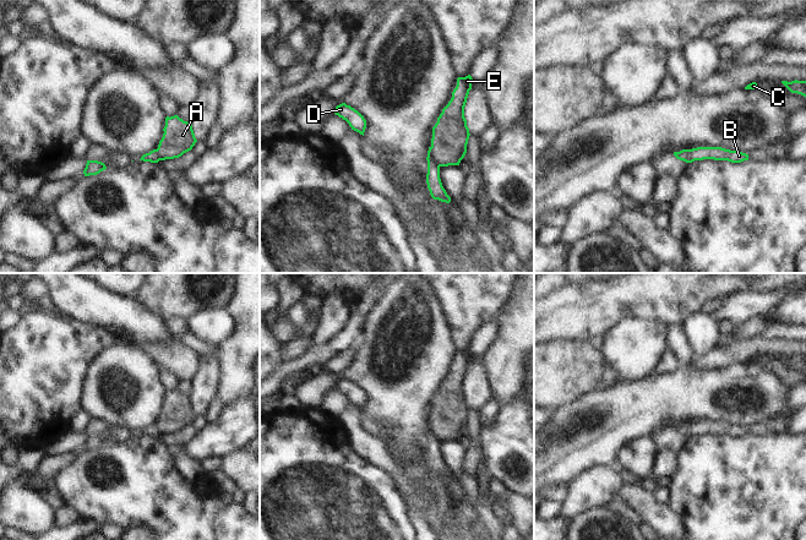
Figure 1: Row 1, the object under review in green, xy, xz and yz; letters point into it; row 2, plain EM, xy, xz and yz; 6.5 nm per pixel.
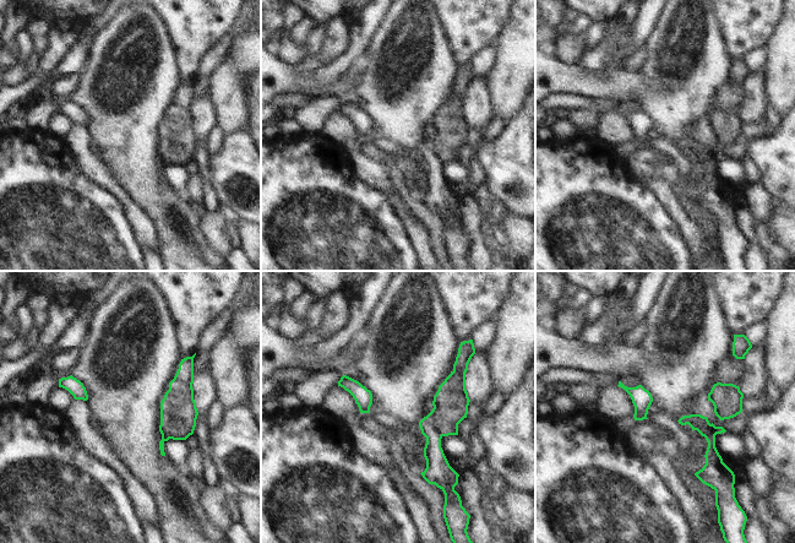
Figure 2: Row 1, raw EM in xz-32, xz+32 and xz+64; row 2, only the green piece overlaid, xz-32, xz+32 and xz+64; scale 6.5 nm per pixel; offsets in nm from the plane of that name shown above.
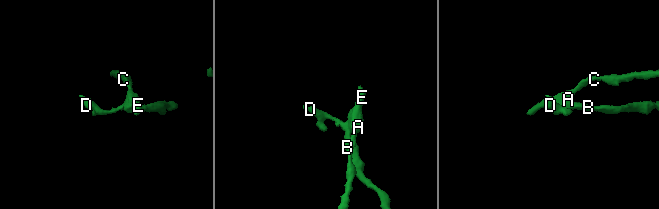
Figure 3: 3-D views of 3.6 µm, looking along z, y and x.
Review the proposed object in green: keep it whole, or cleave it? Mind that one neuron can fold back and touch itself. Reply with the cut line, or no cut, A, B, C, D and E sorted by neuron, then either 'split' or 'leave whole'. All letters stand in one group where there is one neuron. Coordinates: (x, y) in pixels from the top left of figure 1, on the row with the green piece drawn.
xz (430, 147), (431, 156), (440, 165) | A C E / B D | split

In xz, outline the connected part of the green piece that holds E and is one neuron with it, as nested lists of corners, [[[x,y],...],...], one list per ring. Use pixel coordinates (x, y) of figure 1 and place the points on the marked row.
[[[470,75],[457,78],[452,98],[432,127],[431,154],[440,167],[459,165],[467,153],[470,133],[464,118],[464,107],[472,83]]]

